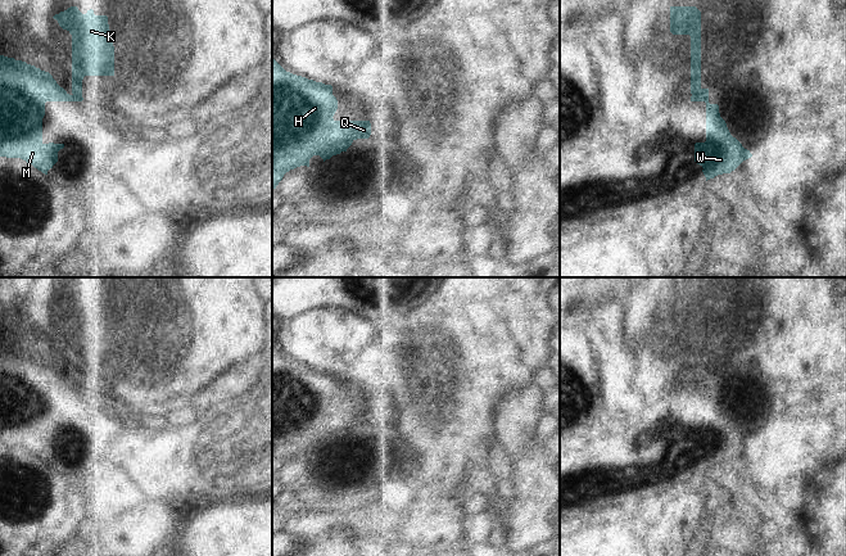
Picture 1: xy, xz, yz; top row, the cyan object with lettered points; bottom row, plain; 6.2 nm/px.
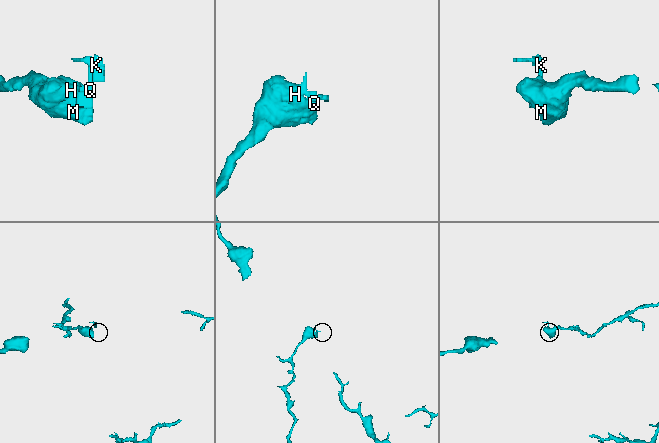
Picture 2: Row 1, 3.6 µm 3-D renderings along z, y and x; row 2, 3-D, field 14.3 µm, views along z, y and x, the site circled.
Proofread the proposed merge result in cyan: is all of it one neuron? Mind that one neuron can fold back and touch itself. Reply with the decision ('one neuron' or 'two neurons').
two neurons

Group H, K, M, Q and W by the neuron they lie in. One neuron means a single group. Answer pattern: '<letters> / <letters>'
H M Q W / K

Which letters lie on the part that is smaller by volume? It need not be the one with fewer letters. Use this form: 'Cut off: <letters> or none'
Cut off: K

